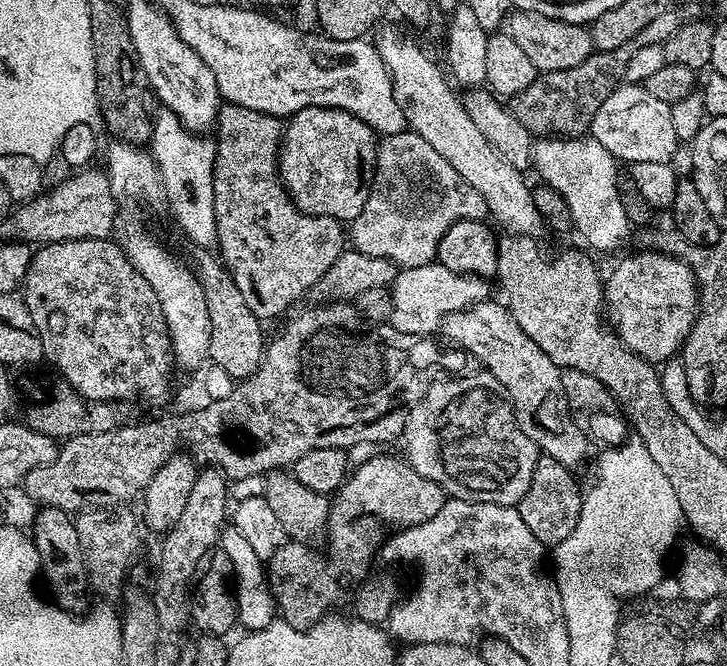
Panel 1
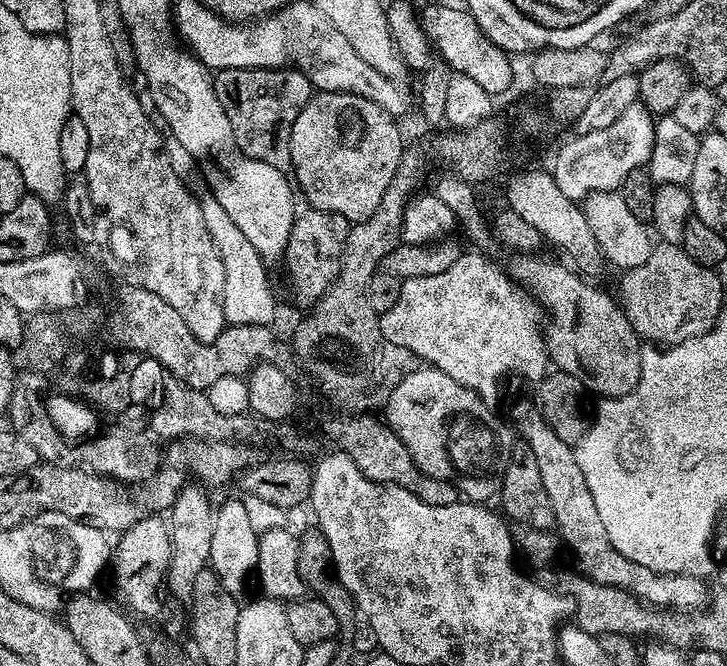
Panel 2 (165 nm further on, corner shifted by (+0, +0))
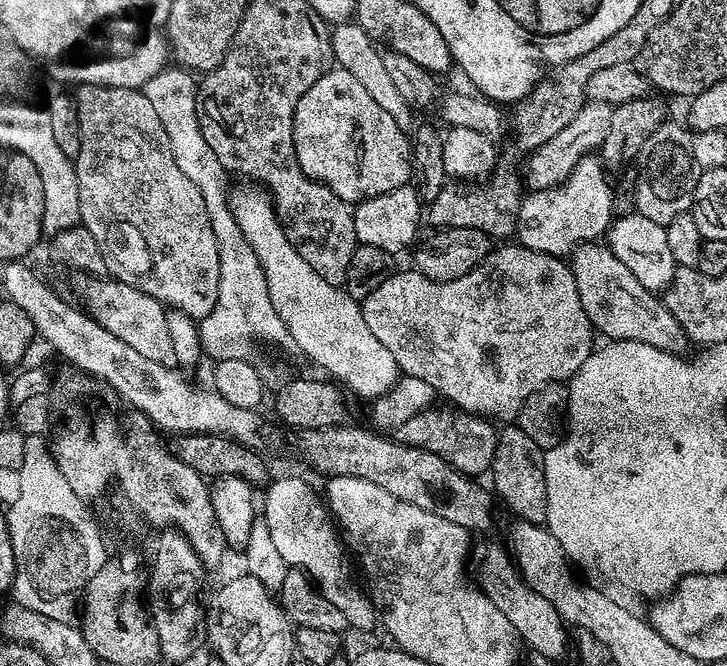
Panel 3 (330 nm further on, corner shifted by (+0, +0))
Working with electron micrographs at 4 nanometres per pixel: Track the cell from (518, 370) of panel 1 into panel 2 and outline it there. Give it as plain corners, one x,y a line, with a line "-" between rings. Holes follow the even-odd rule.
531,403
528,404
520,404
513,410
512,416
517,420
514,428
519,439
528,444
530,450
534,450
538,471
542,474
542,486
546,486
546,494
554,510
555,531
563,547
572,551
579,572
602,586
621,588
623,592
628,592
643,604
650,604
654,608
681,614
701,611
710,600
710,591
704,585
707,583
701,577
671,576
669,572
651,573
614,547
610,542
610,534
606,534
602,517
598,514
598,506
594,506
590,486
586,486
586,478
582,478
575,447
562,442
562,438
558,438
558,434
554,434
554,430
550,430
548,423
541,418
539,411
534,410

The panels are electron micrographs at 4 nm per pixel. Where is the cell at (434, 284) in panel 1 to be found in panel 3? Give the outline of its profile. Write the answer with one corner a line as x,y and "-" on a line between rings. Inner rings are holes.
519,242
508,243
512,244
497,247
483,264
450,282
431,280
415,270
397,270
362,301
370,334
394,354
394,362
403,375
422,378
422,382
436,391
437,397
445,396
449,405
463,413
487,416
493,422
515,421
530,394
547,384
571,380
578,366
594,350
594,329
590,318
586,318
586,310
582,310
582,298
578,298
571,267
559,256
531,252
-
483,339
492,340
493,349
484,352
-
464,364
468,368
492,368
500,364
500,372
464,372

